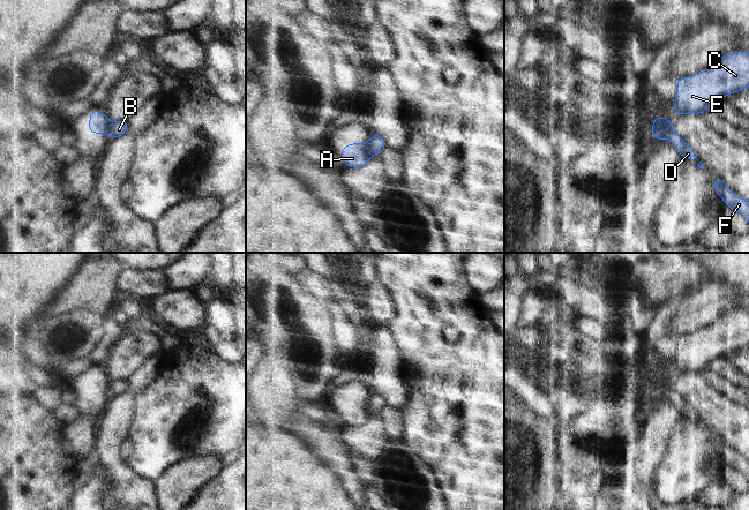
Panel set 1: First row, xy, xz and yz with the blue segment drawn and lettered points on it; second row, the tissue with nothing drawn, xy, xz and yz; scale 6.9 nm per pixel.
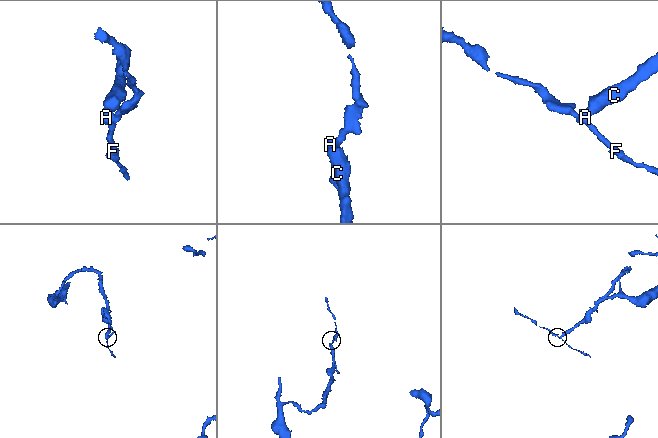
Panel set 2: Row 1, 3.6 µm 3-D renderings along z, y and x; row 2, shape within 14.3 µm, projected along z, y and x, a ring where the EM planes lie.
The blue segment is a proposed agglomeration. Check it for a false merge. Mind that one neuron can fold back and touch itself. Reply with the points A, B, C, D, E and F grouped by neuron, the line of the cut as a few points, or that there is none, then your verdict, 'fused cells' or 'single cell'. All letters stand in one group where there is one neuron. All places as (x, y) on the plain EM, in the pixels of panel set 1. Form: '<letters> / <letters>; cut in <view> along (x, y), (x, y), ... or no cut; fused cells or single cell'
A C E / B D F; cut in yz along (653, 379), (657, 384), (667, 384), (673, 389); fused cells

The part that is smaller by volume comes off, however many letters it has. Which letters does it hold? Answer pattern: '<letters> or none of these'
B, D, F

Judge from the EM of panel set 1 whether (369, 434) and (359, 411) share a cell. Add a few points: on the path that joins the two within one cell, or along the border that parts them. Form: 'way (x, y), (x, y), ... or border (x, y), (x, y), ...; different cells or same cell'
border (368, 419), (362, 425), (347, 426); different cells

